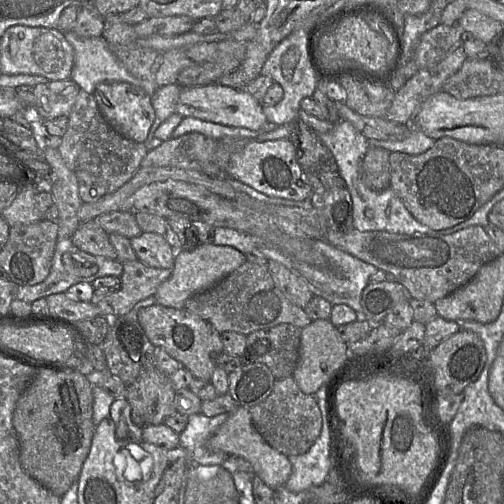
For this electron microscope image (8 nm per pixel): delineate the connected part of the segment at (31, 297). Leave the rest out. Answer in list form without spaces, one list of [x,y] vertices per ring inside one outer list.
[[[72,237],[57,239],[50,273],[47,278],[36,285],[19,286],[15,299],[32,304],[37,299],[46,298],[51,294],[65,293],[72,285],[77,283],[92,283],[95,279],[104,276],[121,277],[123,263],[117,259],[94,256],[77,248]]]

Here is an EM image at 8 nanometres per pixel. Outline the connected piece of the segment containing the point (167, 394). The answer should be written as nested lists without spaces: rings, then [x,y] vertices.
[[[156,368],[145,371],[126,388],[126,399],[131,406],[131,419],[141,428],[164,424],[167,417],[177,413],[176,390],[170,377]]]

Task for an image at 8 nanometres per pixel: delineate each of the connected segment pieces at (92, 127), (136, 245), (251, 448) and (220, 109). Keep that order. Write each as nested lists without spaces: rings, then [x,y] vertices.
[[[80,90],[68,116],[68,127],[62,136],[58,150],[68,168],[75,174],[78,182],[79,197],[83,203],[93,203],[101,197],[111,194],[127,183],[141,167],[148,149],[142,143],[129,140],[119,134],[102,115],[94,94]]]
[[[142,232],[130,240],[138,260],[143,264],[157,269],[173,268],[176,249],[163,236]]]
[[[240,405],[229,412],[228,419],[208,438],[206,447],[212,452],[223,452],[247,460],[253,466],[255,475],[273,490],[284,486],[292,473],[288,457],[266,442],[254,427],[249,408]]]
[[[219,83],[181,87],[175,113],[182,117],[195,117],[209,122],[233,127],[245,127],[255,131],[261,129],[267,123],[262,102],[257,101],[244,89],[235,89]]]

